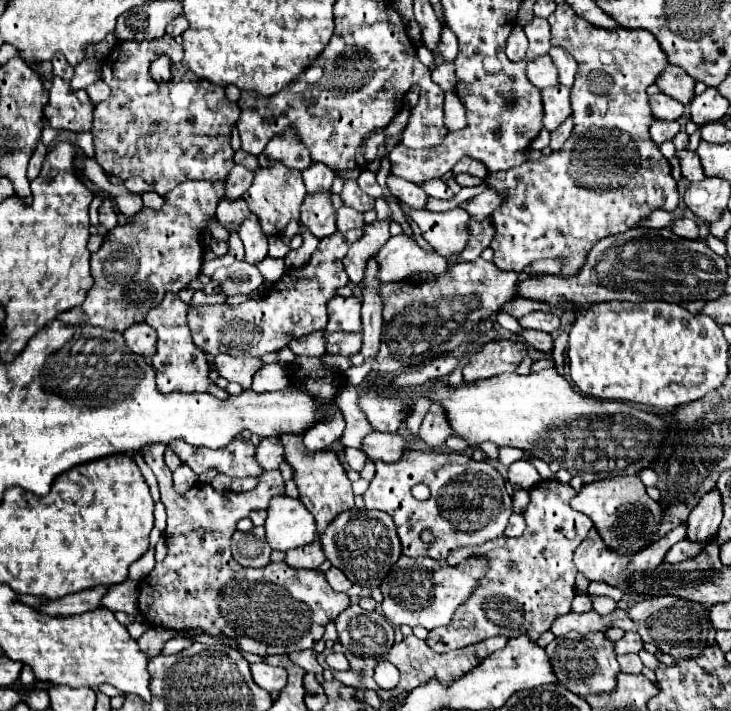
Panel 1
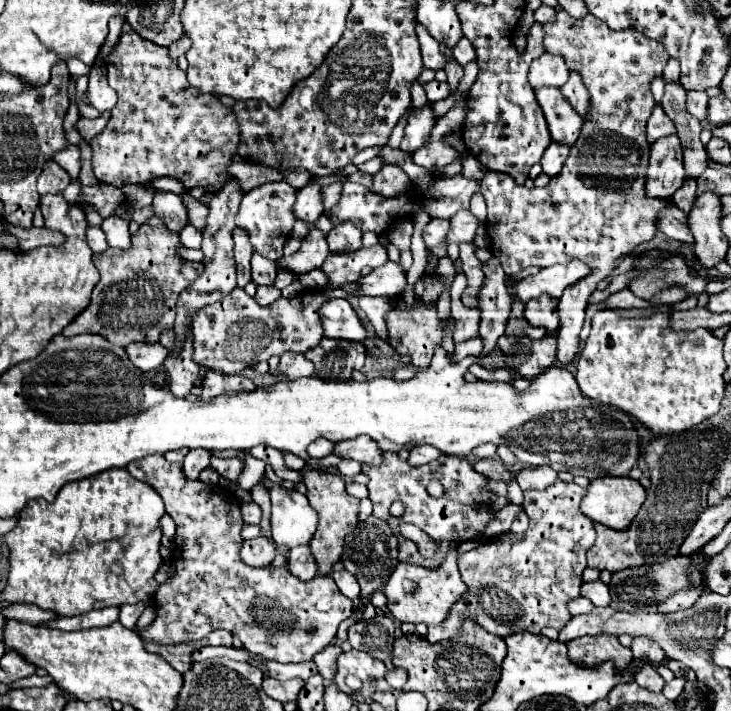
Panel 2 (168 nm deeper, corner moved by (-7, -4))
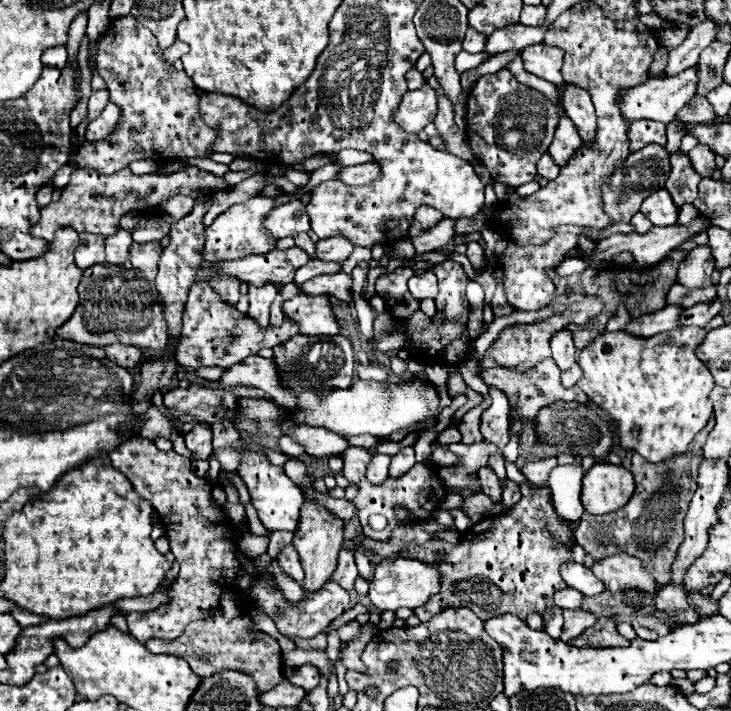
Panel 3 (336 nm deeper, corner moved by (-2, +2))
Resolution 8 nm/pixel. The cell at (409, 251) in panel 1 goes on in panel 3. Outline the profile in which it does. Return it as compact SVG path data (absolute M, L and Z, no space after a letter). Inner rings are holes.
M336 272L336 274L322 274L316 276L304 284L298 284L300 292L308 294L308 296L336 296L338 300L348 302L352 298L352 276L344 274L344 272Z

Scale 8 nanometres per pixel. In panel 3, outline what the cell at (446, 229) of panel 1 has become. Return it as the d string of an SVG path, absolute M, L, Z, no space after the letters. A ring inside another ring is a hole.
M420 206L416 210L416 216L414 216L412 224L410 224L410 236L418 236L418 234L426 232L434 224L438 224L442 218L444 218L444 214L436 212L436 208L432 208L432 206Z

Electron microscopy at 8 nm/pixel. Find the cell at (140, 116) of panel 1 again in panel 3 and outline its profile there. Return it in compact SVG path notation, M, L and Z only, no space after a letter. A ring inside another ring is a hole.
M134 16L112 20L108 30L98 40L98 74L104 78L110 100L120 104L120 128L102 142L82 142L76 164L80 168L94 168L104 174L128 168L130 162L142 158L170 158L210 156L210 146L216 130L202 122L198 112L198 94L186 72L178 72L172 64L158 58L162 50L154 34L144 28Z

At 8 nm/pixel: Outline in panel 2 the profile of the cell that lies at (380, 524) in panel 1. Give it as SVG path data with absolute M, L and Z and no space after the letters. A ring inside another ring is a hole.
M369 516L365 522L359 522L355 526L355 530L351 530L345 536L341 562L343 562L345 570L351 572L357 578L357 582L361 584L363 598L369 598L373 592L385 588L389 574L393 574L393 566L399 564L397 550L399 550L399 540L397 540L393 528L387 522L381 522L379 518L373 518L373 516Z

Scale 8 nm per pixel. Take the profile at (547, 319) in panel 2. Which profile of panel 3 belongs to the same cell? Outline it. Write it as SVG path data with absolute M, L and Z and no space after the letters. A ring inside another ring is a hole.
M556 234L548 244L542 246L518 246L508 242L506 250L498 256L498 266L502 264L502 278L504 278L504 290L506 300L512 308L522 310L542 310L548 306L548 302L556 296L556 288L552 286L552 280L546 274L546 266L558 264L568 250L576 248L576 236L572 234Z

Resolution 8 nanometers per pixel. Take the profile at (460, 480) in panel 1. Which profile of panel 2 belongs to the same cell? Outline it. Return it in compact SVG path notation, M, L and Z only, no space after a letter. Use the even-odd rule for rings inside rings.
M385 452L383 464L381 466L363 464L363 474L369 476L367 488L369 488L369 498L373 502L373 516L385 520L389 526L397 530L401 524L415 524L439 544L437 556L433 560L425 560L419 554L415 542L401 536L399 538L399 562L437 568L451 546L459 546L467 540L481 538L489 522L493 522L497 516L497 512L489 508L489 502L497 500L497 496L487 488L489 478L475 472L473 466L465 458L453 458L453 456L443 454L435 462L429 462L425 466L409 466L407 460L399 458L399 454ZM431 480L439 480L443 484L445 492L441 498L433 498L427 494L427 484ZM393 502L401 502L405 506L403 516L395 518L389 512Z

